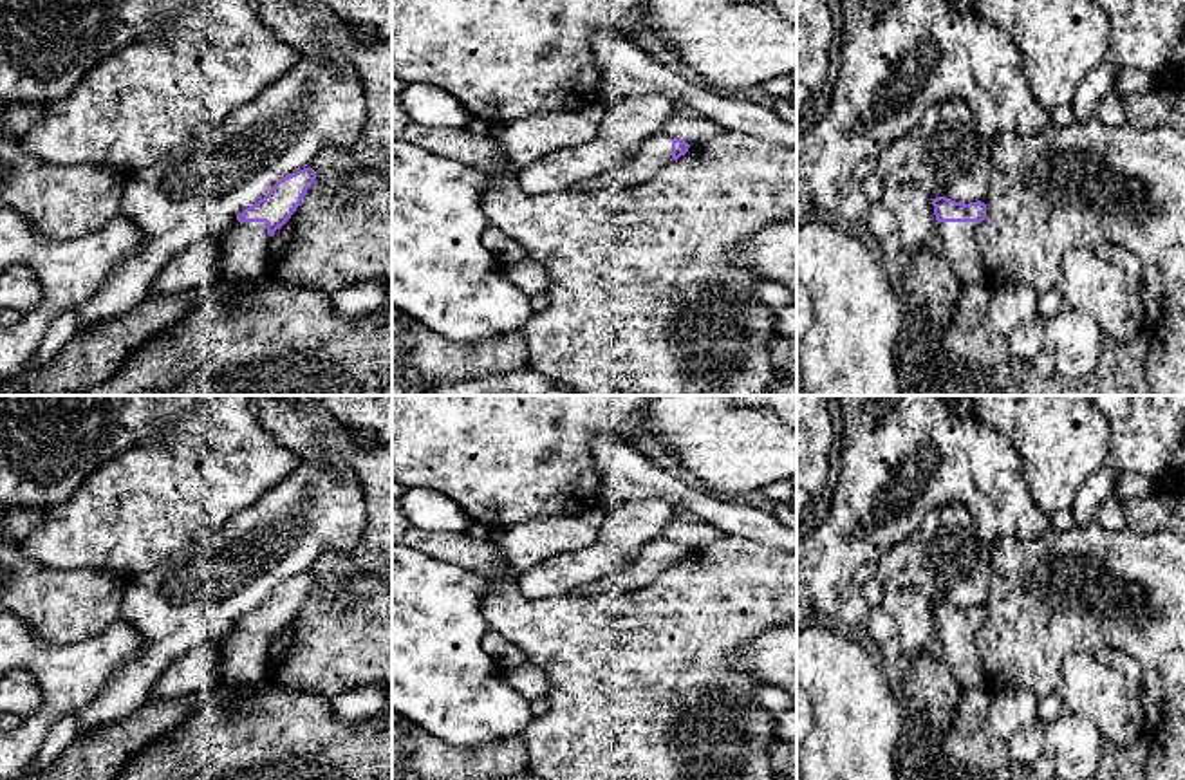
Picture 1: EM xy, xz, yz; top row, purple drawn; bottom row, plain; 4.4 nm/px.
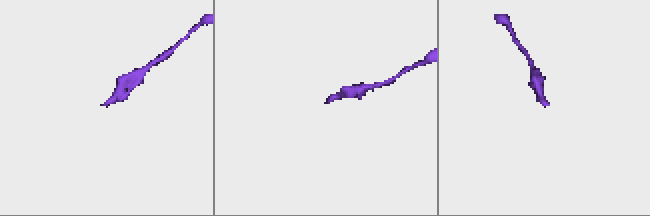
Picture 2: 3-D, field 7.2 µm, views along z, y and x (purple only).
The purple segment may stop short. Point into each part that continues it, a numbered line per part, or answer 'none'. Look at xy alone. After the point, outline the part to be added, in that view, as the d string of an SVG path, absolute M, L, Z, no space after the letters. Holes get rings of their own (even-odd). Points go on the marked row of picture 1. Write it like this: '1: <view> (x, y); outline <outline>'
1: xy (244, 246); outline M235 220L215 238L220 255L217 260L217 283L257 285L269 278L267 251L271 237L266 222Z

